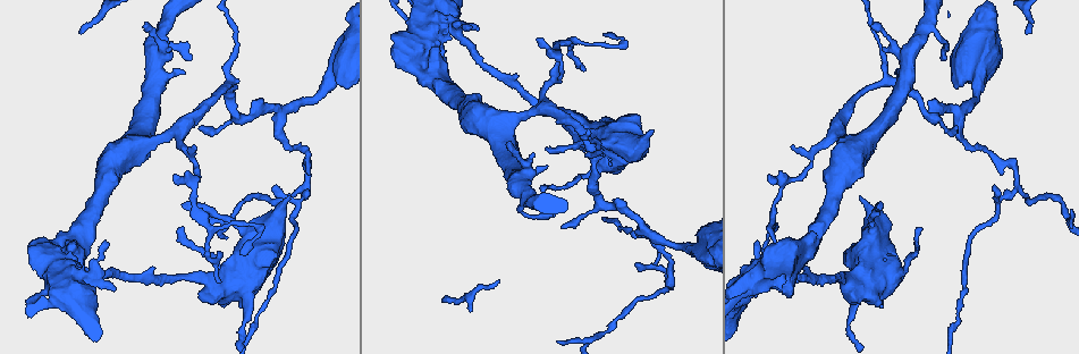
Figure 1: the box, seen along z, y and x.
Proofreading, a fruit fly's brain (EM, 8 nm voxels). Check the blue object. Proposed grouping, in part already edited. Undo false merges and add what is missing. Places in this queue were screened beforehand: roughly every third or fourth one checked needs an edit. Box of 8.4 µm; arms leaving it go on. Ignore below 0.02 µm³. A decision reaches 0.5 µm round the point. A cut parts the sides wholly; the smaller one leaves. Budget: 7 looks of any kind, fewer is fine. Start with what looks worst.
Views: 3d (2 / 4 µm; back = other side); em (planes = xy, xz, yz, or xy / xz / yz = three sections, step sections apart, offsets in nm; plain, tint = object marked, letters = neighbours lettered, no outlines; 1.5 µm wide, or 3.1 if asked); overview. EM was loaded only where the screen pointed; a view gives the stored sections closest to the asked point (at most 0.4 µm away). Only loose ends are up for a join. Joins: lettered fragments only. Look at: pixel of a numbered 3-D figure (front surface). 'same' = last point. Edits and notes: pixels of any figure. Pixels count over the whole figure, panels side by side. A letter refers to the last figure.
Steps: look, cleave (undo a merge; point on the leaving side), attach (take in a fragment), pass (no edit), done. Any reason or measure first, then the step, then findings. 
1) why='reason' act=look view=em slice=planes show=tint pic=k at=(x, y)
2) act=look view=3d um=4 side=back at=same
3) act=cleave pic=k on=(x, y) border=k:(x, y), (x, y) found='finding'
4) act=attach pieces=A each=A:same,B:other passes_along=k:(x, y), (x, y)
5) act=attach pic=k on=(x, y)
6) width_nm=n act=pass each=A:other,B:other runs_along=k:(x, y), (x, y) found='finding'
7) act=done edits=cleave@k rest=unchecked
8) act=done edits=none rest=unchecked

why='abrupt turn' act=look view=em slice=planes show=tint pic=1 at=(1017, 185)

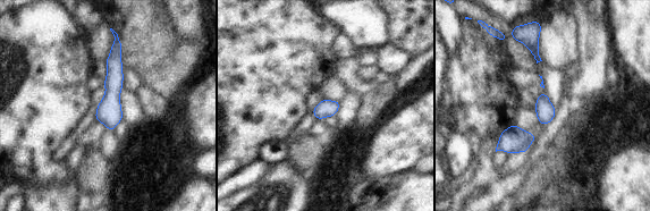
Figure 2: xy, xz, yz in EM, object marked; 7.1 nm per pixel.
act=look view=em slice=planes show=letters at=same

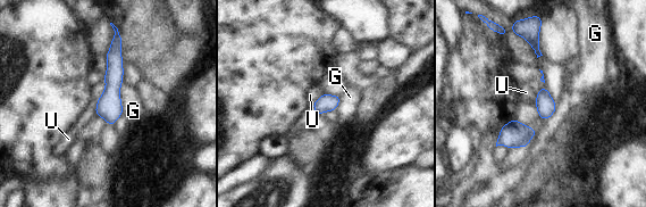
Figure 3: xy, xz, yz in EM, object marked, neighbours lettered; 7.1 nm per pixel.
act=pass each=G:other,U:other runs_along=3:(117, 36), (111, 90), (111, 122) found='continuous, no second neuron'

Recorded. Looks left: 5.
why='thin end' act=look view=em slice=planes show=plain pic=1 at=(768, 178)

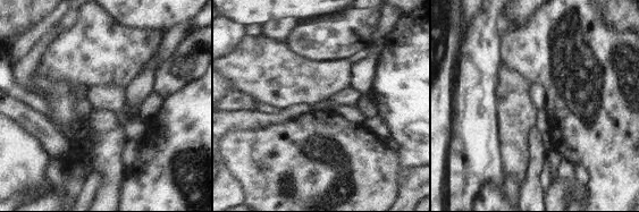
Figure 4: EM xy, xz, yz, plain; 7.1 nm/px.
why='where the object lies' act=look view=em slice=planes show=tint at=same

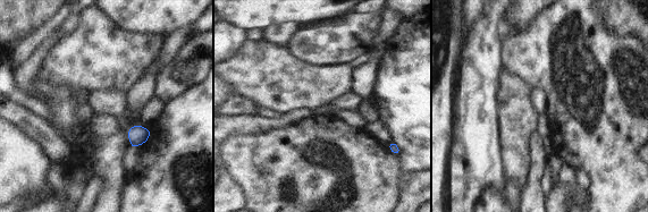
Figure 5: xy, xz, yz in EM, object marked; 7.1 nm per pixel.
act=look view=em slice=planes show=letters at=same

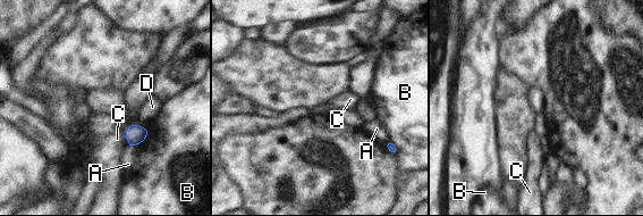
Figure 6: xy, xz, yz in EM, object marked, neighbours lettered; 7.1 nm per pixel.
act=pass each=A:other,B:other,C:other,D:other border=6:(390, 140), (398, 154) found='no lettered fragment goes on from it'

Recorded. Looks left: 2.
why='an open end' act=look view=em slice=planes show=letters pic=1 at=(220, 282)

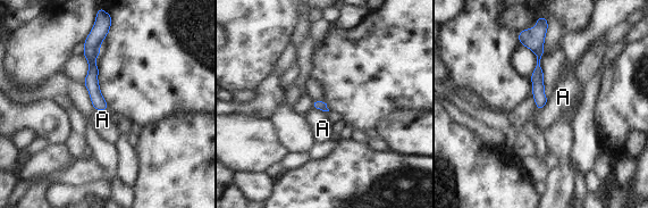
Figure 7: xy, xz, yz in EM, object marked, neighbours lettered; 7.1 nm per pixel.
longest_contact=A:120nm act=pass each=A:other found='no lettered fragment goes on from it'

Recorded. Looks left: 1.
act=done edits=none rest=unchecked

